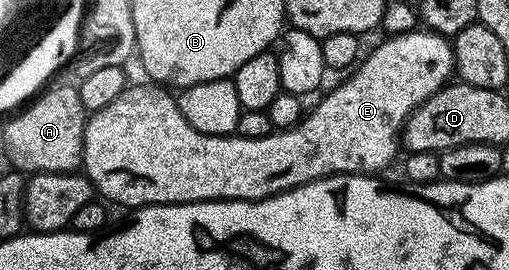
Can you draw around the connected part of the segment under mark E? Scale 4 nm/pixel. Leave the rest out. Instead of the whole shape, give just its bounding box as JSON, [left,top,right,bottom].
[82,28,454,208]

